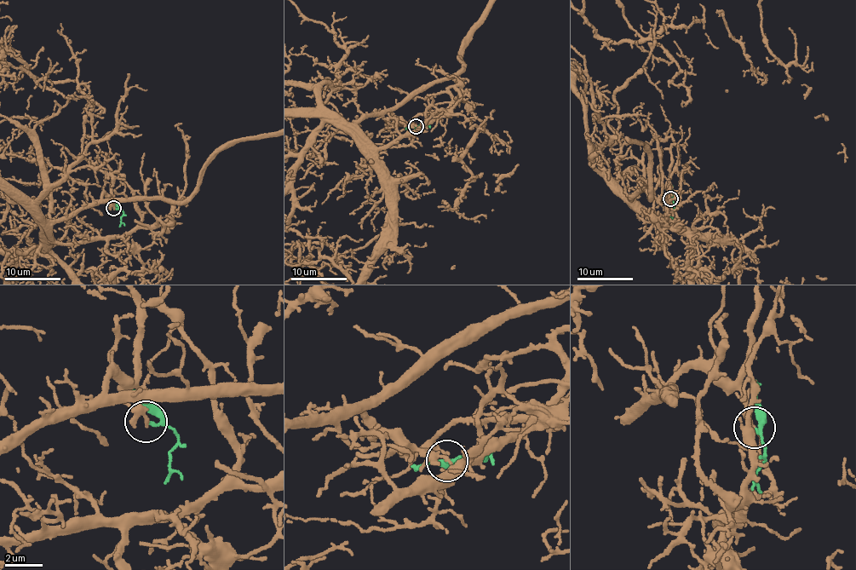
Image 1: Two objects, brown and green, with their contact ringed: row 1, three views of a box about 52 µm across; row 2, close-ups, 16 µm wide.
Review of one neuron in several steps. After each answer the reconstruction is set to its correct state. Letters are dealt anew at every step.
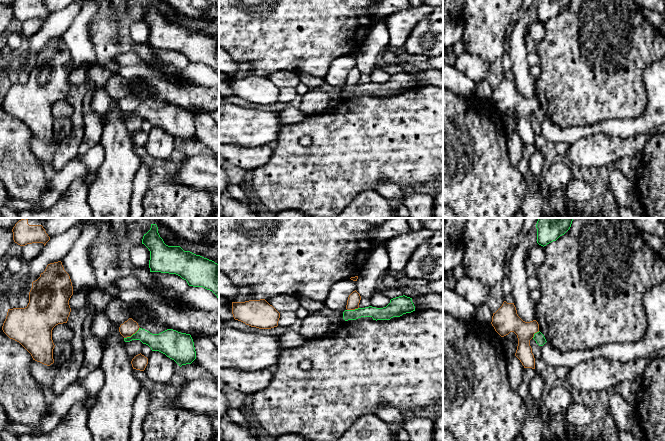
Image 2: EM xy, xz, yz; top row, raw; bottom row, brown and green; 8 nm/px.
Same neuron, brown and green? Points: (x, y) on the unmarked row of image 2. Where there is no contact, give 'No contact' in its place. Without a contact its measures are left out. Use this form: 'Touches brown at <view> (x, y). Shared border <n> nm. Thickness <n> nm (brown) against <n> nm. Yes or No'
Touches brown at xy (132, 110). Shared border 160 nm. Thickness 120 nm (brown) against 160 nm. No

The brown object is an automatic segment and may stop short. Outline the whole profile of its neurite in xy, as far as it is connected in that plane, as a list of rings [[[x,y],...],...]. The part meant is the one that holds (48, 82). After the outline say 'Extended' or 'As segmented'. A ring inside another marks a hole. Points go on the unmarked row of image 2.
[[[61,37],[50,39],[40,53],[32,58],[29,79],[25,84],[8,85],[2,106],[10,114],[19,118],[32,132],[33,136],[50,142],[54,139],[52,106],[58,100],[67,99],[71,88],[69,76],[73,62],[69,50]]]. As segmented

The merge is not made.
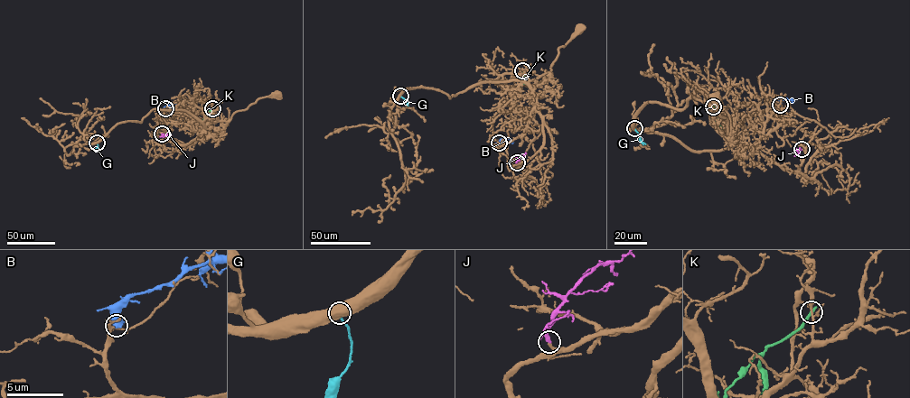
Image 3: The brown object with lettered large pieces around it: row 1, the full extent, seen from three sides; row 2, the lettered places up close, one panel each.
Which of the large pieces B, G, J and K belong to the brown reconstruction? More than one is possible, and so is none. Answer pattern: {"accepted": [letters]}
{"accepted": ["J"]}

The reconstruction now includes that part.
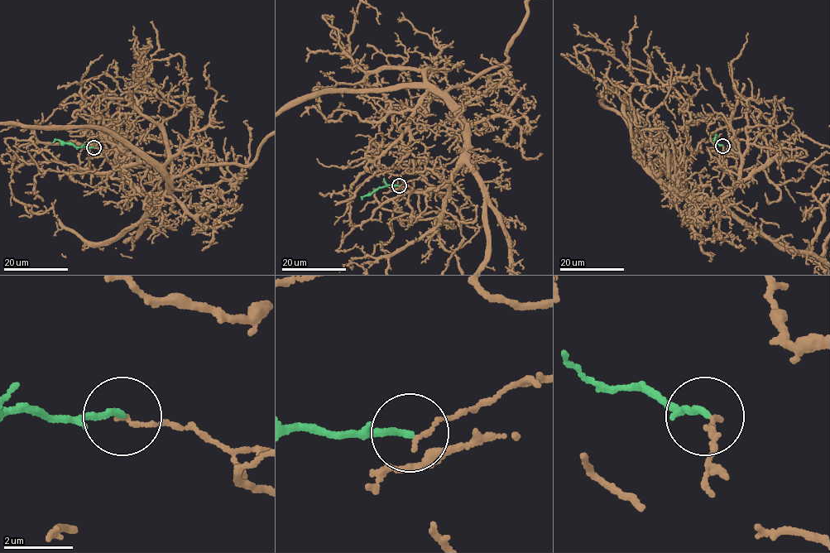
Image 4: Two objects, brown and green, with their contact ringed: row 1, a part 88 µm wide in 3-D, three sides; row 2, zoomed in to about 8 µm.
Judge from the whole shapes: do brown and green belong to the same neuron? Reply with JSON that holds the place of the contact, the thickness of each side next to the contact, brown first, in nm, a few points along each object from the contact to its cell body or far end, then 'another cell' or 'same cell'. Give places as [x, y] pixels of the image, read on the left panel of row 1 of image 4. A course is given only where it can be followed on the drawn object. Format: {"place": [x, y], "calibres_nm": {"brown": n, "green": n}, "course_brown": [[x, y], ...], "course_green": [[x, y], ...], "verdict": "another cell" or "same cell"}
{"place": [93, 147], "calibres_nm": {"brown": 120, "green": 170}, "course_brown": [[93, 147], [119, 146], [130, 181], [146, 194], [207, 187], [235, 178], [264, 140]], "course_green": [[93, 147], [74, 146], [57, 139], [52, 142]], "verdict": "another cell"}

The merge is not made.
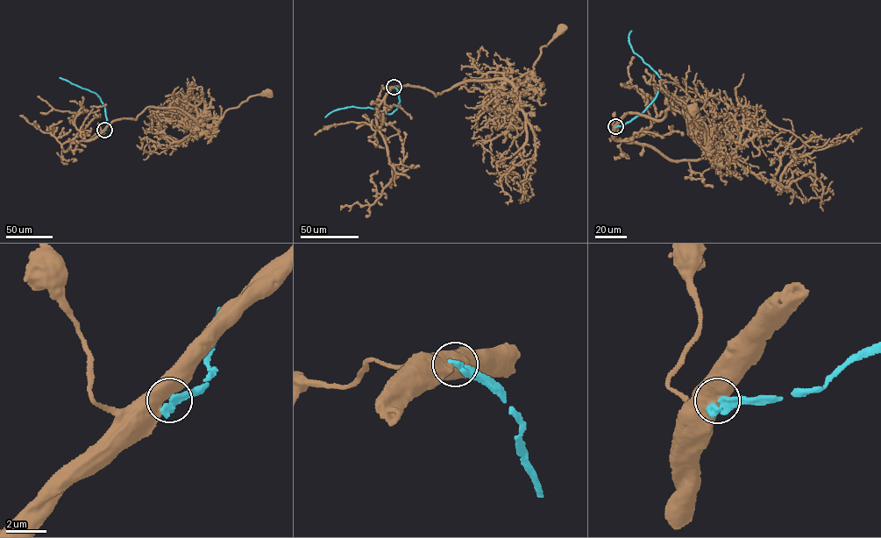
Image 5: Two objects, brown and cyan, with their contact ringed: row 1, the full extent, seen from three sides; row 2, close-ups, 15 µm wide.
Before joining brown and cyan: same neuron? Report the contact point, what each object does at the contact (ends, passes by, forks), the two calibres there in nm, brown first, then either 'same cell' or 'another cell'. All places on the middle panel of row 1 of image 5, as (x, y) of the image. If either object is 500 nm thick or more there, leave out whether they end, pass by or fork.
at (394, 87); 750 nm thick on the brown side, 400 nm on the other; another cell

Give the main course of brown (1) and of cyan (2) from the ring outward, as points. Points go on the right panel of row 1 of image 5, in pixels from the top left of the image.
1: (616, 126), (630, 113), (661, 119), (671, 103), (685, 116), (698, 143), (705, 144), (693, 107)
2: (615, 126), (623, 125), (642, 112), (656, 96), (661, 82), (660, 77), (632, 50), (628, 38), (631, 31)

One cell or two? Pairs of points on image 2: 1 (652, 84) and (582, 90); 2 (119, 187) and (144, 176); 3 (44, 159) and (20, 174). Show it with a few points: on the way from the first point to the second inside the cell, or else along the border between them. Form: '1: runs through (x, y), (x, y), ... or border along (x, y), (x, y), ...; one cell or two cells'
1: border along (652, 63), (643, 73), (645, 108); two cells
2: border along (142, 162), (133, 179), (133, 189), (129, 204); two cells
3: border along (29, 141), (31, 152), (41, 164), (48, 184); two cells

